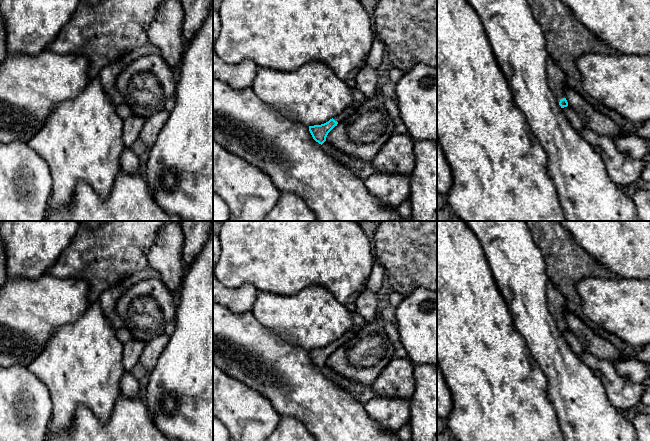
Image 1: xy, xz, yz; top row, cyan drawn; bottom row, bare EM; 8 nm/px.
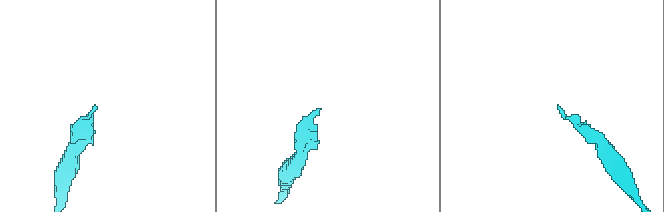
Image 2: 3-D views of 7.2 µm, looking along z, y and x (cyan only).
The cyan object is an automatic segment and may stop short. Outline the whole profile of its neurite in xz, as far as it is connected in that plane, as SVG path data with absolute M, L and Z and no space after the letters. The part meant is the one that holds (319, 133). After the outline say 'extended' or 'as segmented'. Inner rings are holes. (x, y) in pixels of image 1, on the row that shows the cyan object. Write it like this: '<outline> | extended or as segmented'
M353 103L347 107L342 113L330 119L328 122L321 125L309 126L309 131L313 139L319 144L323 144L326 141L328 133L337 126L338 123L341 123L351 117L356 112L356 108Z | extended

